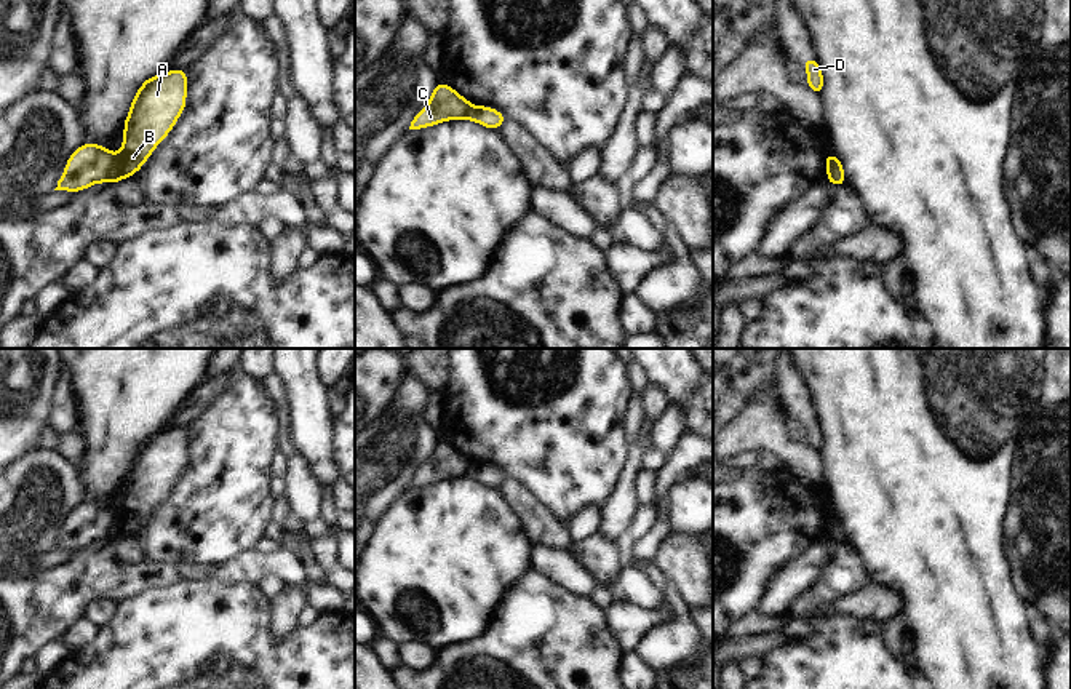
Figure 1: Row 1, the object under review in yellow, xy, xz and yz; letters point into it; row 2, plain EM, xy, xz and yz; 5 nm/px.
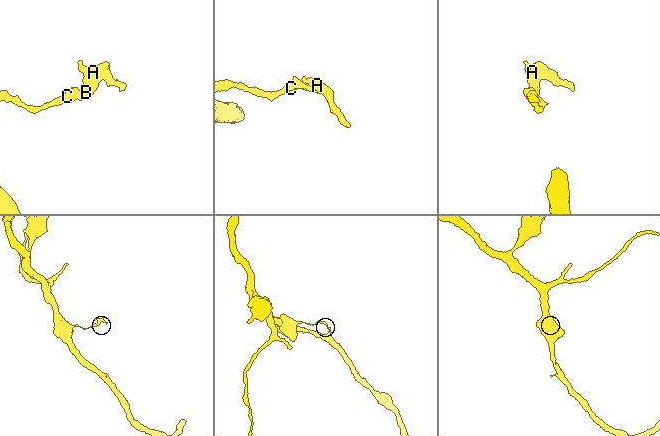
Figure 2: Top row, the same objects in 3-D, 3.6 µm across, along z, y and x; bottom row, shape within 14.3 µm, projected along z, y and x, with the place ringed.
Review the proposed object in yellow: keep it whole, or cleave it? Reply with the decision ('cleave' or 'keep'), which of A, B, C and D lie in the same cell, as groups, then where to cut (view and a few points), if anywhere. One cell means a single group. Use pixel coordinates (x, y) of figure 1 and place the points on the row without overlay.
cleave; groups A B D / C; cut xy (117, 513), (115, 523), (106, 537)

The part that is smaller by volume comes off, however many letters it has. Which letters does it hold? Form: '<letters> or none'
A, B, D.

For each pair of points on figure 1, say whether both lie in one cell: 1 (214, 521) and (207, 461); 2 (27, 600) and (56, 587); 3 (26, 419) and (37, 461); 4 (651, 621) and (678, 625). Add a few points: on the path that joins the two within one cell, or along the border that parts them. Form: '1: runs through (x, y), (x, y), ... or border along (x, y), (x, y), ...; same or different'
1: runs through (214, 507), (214, 475); same
2: runs through (34, 600), (43, 600), (50, 593); same
3: border along (39, 446), (26, 451), (16, 461); different
4: border along (668, 605), (672, 614), (654, 625), (635, 648); different

